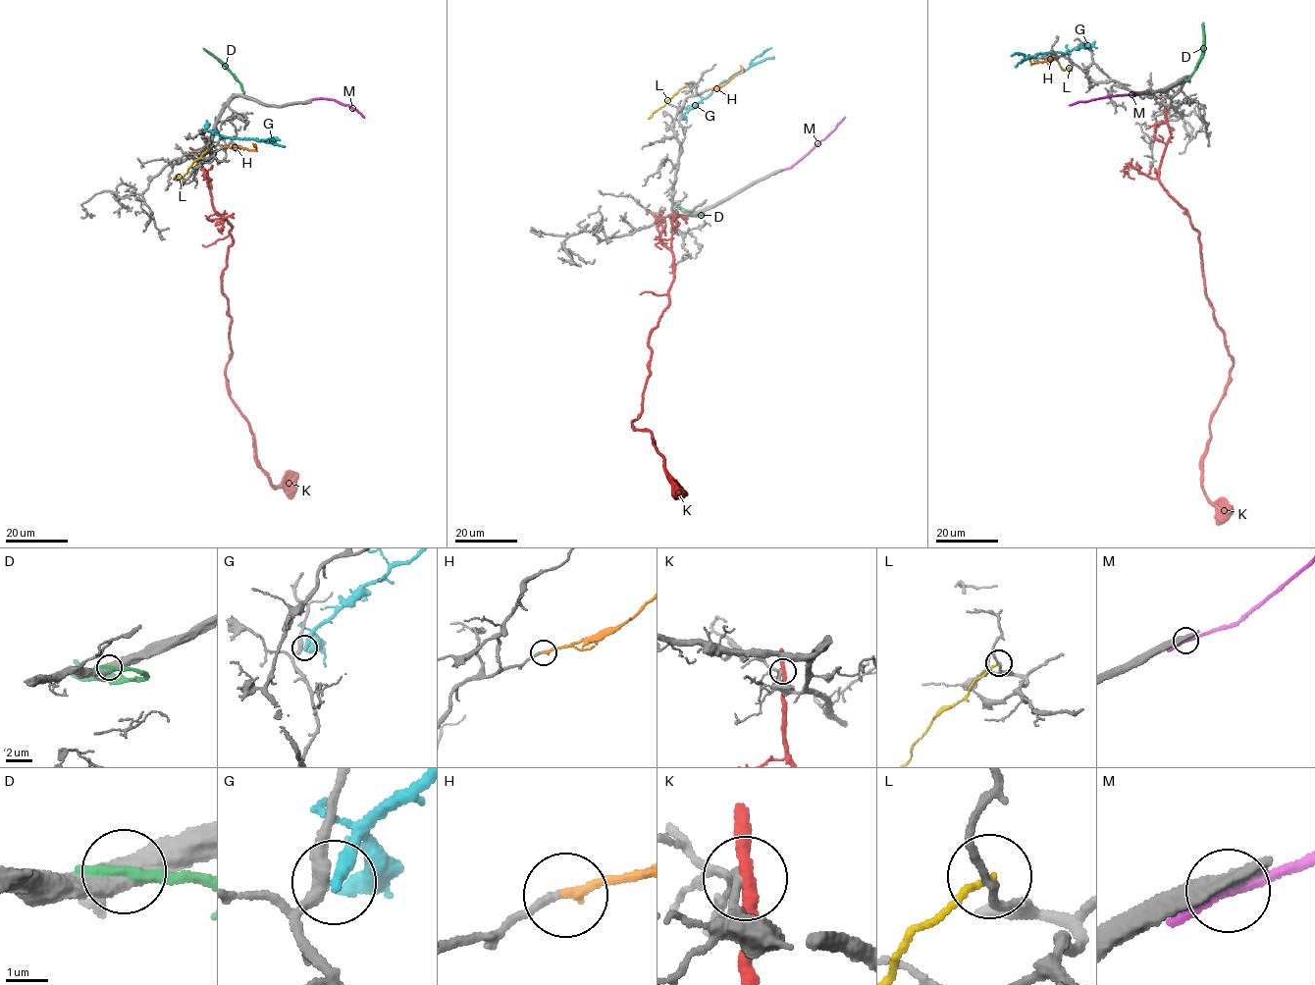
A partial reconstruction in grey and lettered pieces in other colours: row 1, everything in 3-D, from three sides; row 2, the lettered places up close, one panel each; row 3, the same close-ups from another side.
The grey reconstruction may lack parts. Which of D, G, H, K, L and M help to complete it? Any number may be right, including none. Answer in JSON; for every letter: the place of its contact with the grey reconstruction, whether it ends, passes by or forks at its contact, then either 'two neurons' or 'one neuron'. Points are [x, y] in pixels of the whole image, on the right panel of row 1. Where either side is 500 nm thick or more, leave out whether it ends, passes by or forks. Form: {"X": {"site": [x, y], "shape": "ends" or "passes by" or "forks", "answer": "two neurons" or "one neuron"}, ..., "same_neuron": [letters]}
{"D": {"site": [1185, 77], "shape": "ends", "answer": "two neurons"}, "G": {"site": [1089, 49], "shape": "ends", "answer": "two neurons"}, "H": {"site": [1054, 56], "shape": "ends", "answer": "one neuron"}, "K": {"site": [1165, 101], "shape": "passes by", "answer": "two neurons"}, "L": {"site": [1053, 50], "shape": "ends", "answer": "two neurons"}, "M": {"site": [1134, 93], "shape": "passes by", "answer": "two neurons"}, "same_neuron": ["H"]}

